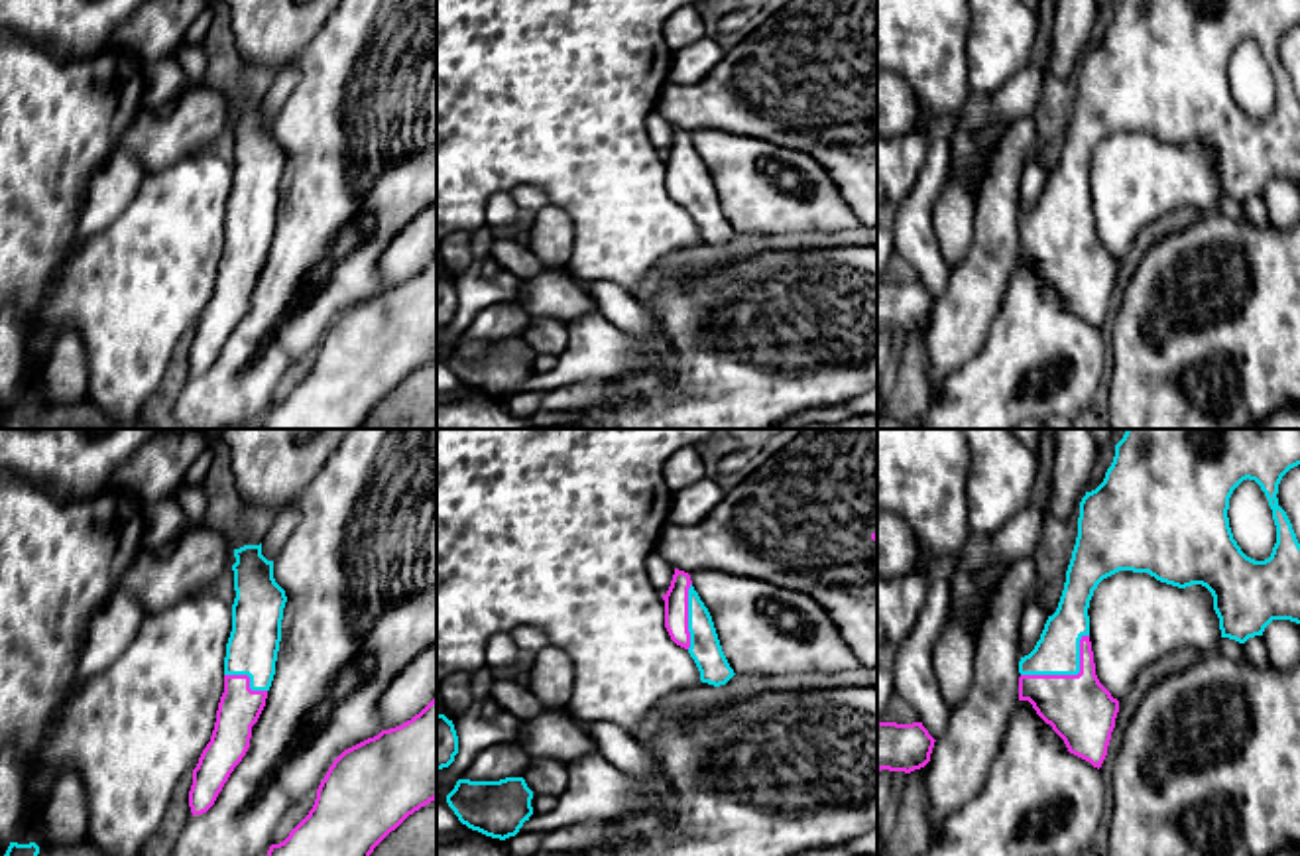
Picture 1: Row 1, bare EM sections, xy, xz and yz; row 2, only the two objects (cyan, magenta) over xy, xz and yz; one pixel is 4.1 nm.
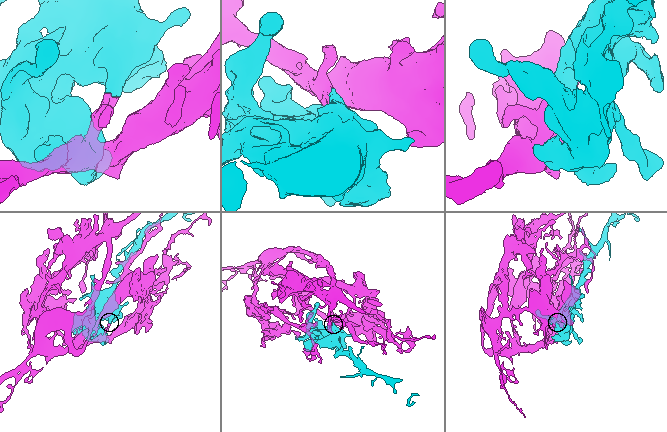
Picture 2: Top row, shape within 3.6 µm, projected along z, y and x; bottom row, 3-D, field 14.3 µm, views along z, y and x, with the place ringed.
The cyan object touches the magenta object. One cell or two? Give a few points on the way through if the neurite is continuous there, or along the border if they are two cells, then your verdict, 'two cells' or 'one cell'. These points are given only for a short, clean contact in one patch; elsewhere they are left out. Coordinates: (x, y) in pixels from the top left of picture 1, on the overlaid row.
one cell

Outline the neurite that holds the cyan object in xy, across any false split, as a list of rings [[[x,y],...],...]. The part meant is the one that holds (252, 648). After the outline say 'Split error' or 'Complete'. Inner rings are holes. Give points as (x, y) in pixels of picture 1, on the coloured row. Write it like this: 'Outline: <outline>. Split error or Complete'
Outline: [[[244,545],[234,549],[236,563],[232,604],[232,632],[226,643],[224,657],[224,693],[218,703],[216,722],[210,742],[203,750],[197,767],[193,769],[193,785],[189,791],[189,807],[193,817],[207,813],[234,767],[242,762],[250,748],[252,726],[258,722],[267,691],[275,675],[275,661],[281,642],[281,620],[287,602],[285,590],[273,579],[273,561],[262,555],[260,545]]]. Split error

